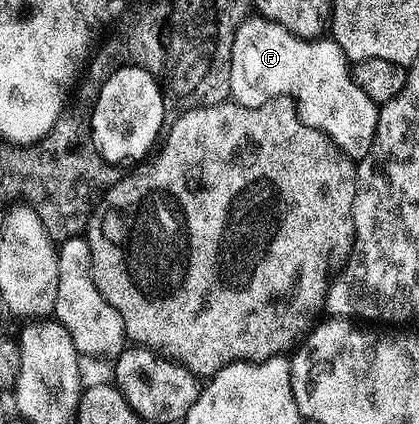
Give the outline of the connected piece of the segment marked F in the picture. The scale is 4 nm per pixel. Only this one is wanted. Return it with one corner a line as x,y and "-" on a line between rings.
265,18
257,19
247,19
242,25
238,49
234,55
233,91
244,100
260,100
277,92
296,94
302,100
302,112
307,124
315,124
317,128
328,130
350,156
359,162
365,160
376,142
380,104
379,101
368,98
364,90
360,90
349,80
339,45
334,42
302,43
289,36
276,22

